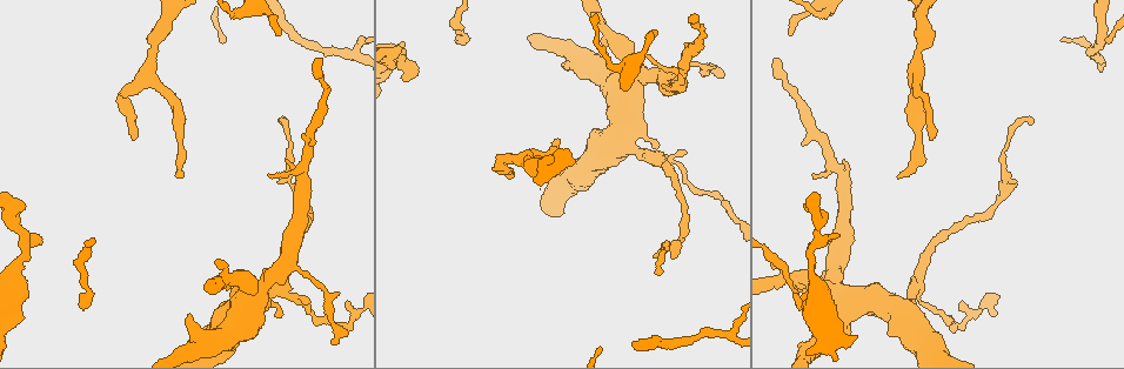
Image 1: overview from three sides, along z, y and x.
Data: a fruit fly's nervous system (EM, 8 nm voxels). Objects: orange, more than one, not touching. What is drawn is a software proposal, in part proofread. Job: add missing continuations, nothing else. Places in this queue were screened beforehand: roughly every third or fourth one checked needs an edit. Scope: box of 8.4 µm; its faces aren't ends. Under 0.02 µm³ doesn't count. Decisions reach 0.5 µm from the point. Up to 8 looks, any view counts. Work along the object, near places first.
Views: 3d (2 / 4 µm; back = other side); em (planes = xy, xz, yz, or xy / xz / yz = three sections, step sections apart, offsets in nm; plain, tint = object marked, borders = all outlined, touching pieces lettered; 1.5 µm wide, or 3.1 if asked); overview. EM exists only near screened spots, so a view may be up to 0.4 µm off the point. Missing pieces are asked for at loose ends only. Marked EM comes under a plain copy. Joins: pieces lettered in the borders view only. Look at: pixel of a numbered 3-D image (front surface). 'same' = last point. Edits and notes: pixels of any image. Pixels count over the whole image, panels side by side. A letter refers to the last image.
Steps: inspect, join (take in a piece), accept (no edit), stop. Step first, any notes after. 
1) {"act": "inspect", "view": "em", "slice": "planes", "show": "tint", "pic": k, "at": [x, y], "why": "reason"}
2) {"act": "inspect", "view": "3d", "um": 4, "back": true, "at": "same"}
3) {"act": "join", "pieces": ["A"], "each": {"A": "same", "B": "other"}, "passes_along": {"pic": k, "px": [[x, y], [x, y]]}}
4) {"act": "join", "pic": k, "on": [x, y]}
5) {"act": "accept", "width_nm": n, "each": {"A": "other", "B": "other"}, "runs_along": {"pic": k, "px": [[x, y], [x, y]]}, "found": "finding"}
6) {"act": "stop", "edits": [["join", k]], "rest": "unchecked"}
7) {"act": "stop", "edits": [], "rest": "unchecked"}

{"act": "inspect", "view": "3d", "um": 4, "pic": 1, "at": [404, 81]}

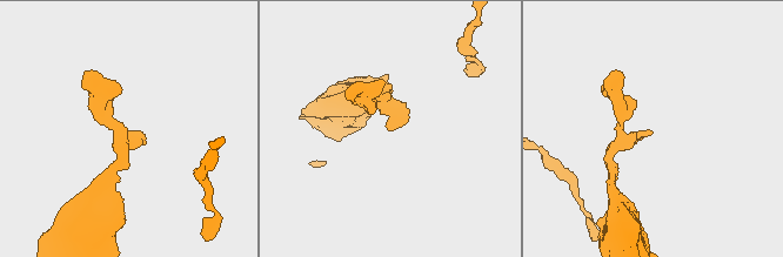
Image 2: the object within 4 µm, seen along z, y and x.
{"act": "inspect", "view": "em", "slice": "planes", "show": "borders", "pic": 2, "at": [390, 127], "arm_widths_nm": [160, 180], "why": "need the tissue"}

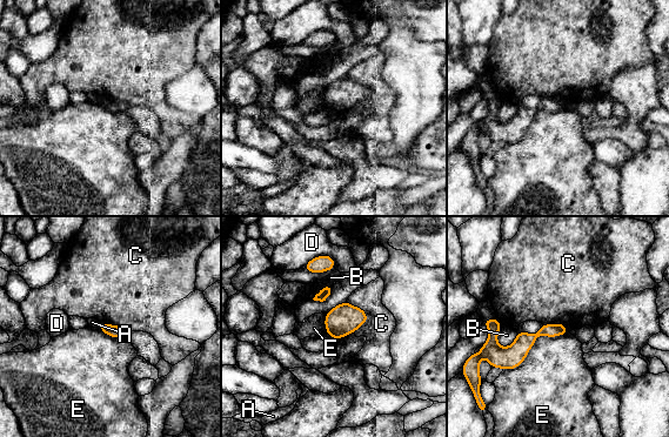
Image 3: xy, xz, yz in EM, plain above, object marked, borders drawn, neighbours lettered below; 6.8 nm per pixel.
{"act": "accept", "each": {"A": "other", "B": "other", "C": "other", "D": "other", "E": "other"}, "runs_along": {"pic": 3, "px": [[489, 323], [500, 351], [564, 330]]}, "found": "none of them fits"}

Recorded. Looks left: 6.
{"act": "inspect", "view": "em", "slice": "xy", "step": 4, "show": "tint", "pic": 1, "at": [933, 139], "why": "branch stops here"}

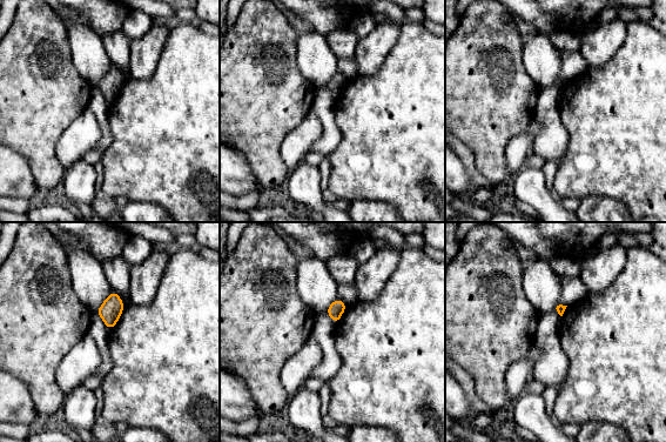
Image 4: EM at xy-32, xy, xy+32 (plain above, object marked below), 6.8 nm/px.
{"act": "inspect", "view": "em", "slice": "planes", "show": "borders", "at": "same"}

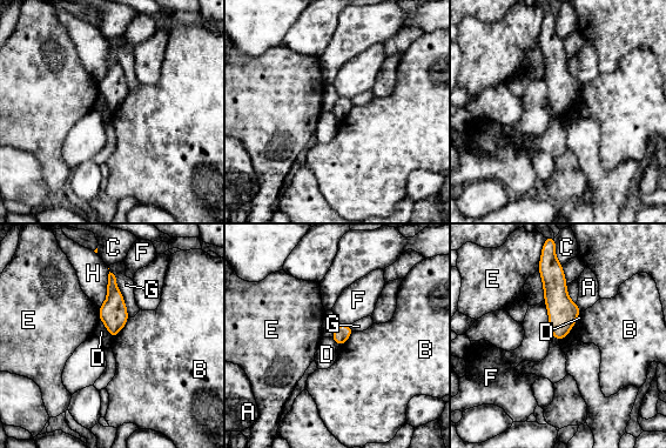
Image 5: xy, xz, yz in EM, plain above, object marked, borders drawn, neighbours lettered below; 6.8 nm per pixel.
{"act": "accept", "width_nm": 120, "each": {"A": "other", "B": "other", "C": "other", "D": "other", "E": "other", "F": "other", "G": "other", "H": "other"}, "border": {"pic": 5, "px": [[99, 319], [112, 338]]}, "found": "no lettered piece goes on from it"}

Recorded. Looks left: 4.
{"act": "inspect", "view": "em", "slice": "planes", "show": "borders", "pic": 1, "at": [280, 33], "why": "branch stops here"}

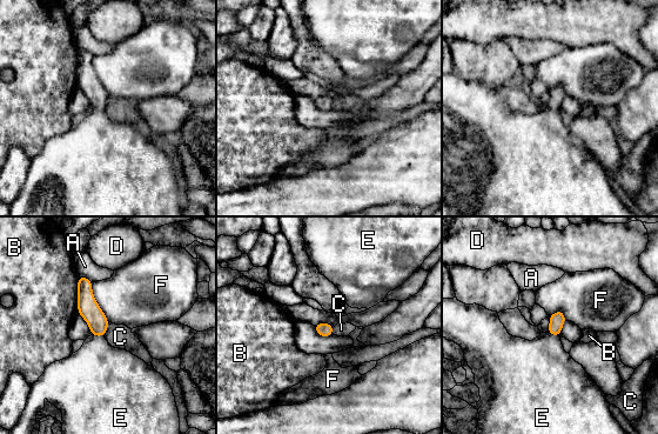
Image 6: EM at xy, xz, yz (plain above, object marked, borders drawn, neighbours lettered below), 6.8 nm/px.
{"act": "join", "pieces": ["E"], "width_nm": 100, "each": {"A": "other", "B": "other", "C": "other", "D": "other", "E": "same", "F": "other"}, "passes_along": {"pic": 6, "px": [[87, 307], [98, 335], [98, 372]]}, "found": "it goes on there"}

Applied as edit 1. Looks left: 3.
{"act": "stop", "edits": [["join", 6]], "rest": "unchecked"}

